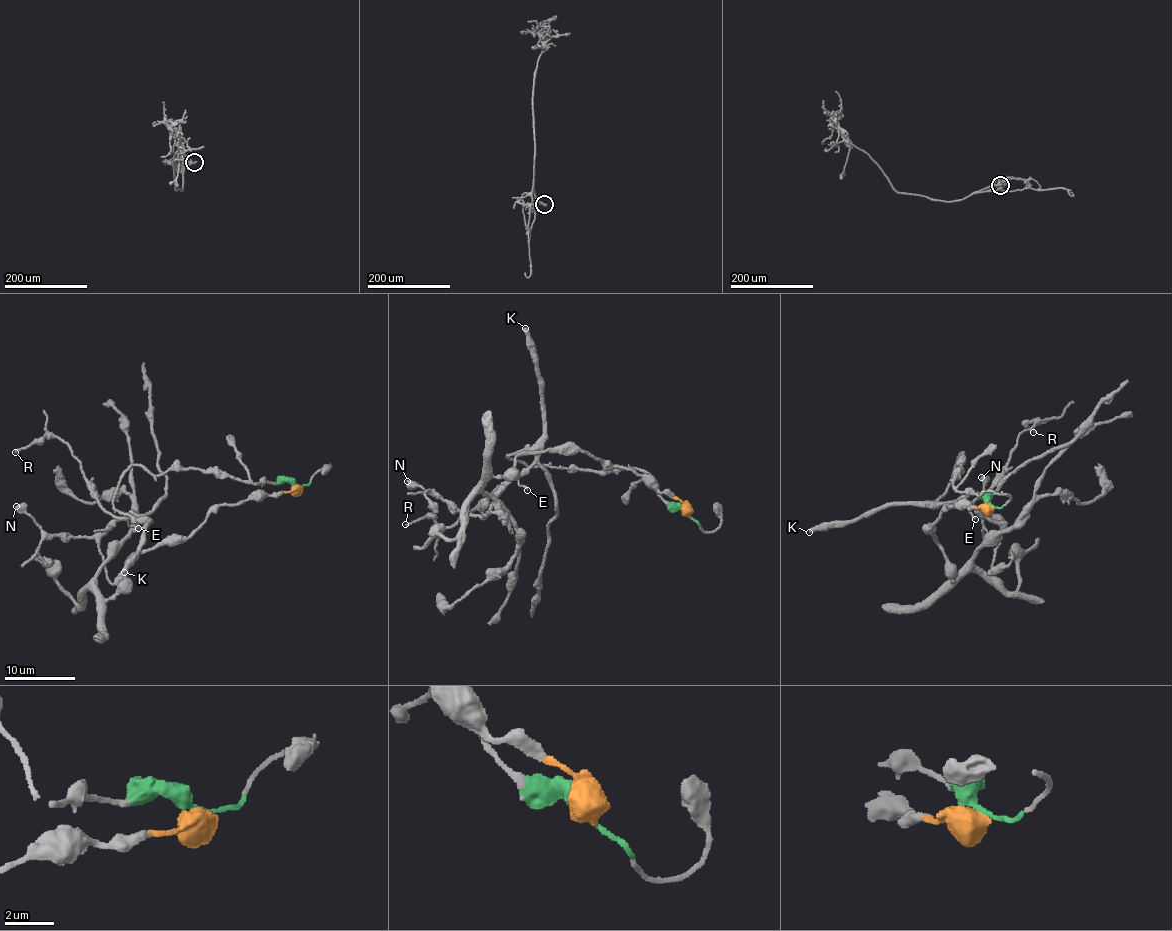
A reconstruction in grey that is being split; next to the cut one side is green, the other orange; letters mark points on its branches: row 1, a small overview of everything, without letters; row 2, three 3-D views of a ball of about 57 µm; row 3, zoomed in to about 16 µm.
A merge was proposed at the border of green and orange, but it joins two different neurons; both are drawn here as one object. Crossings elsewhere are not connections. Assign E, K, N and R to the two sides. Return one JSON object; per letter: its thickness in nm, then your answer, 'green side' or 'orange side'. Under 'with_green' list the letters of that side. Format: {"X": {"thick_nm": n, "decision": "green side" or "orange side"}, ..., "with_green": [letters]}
{"E": {"thick_nm": 140, "decision": "green side"}, "K": {"thick_nm": 400, "decision": "green side"}, "N": {"thick_nm": 500, "decision": "green side"}, "R": {"thick_nm": 200, "decision": "green side"}, "with_green": ["E", "K", "N", "R"]}

